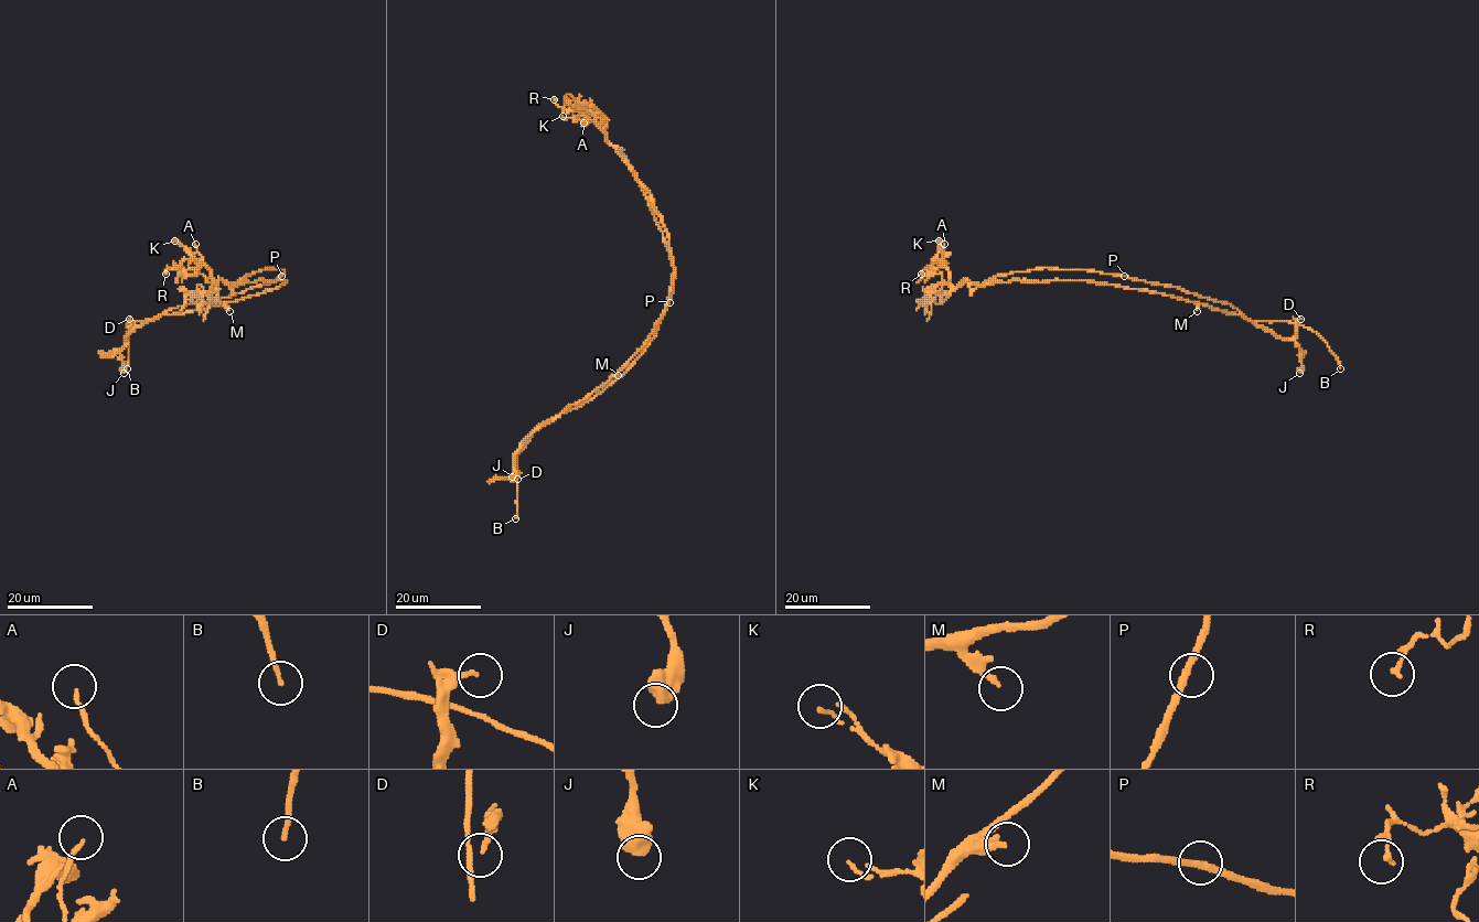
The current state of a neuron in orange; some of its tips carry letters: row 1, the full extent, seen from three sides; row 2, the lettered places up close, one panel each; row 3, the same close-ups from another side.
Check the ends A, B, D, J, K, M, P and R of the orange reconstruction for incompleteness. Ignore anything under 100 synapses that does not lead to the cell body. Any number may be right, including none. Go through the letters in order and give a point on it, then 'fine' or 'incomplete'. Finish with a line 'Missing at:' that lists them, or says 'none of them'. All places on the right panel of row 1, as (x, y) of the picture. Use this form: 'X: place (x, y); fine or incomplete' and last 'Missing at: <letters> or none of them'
A: place (944, 244); fine
B: place (1340, 368); incomplete
D: place (1300, 319); fine
J: place (1299, 373); fine
K: place (939, 240); fine
M: place (1197, 311); fine
P: place (1124, 276); fine
R: place (921, 274); fine
Missing at: B

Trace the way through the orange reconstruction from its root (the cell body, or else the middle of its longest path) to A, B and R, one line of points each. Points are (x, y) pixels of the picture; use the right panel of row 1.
A: (1140, 290), (1096, 281), (1059, 279), (984, 283), (965, 280), (954, 286), (942, 259), (944, 244)
B: (1140, 290), (1242, 314), (1255, 322), (1299, 323), (1322, 339), (1340, 368)
R: (1140, 290), (1059, 279), (965, 280), (954, 286), (943, 266), (925, 268), (921, 274)

